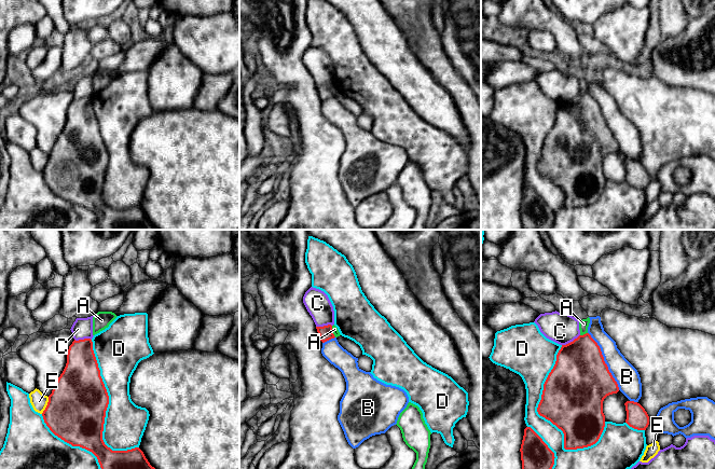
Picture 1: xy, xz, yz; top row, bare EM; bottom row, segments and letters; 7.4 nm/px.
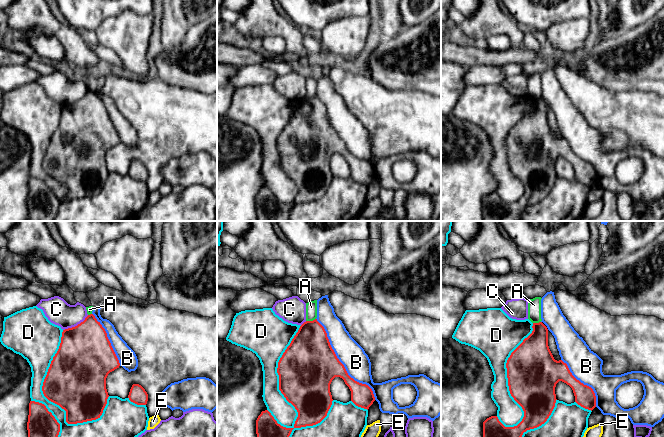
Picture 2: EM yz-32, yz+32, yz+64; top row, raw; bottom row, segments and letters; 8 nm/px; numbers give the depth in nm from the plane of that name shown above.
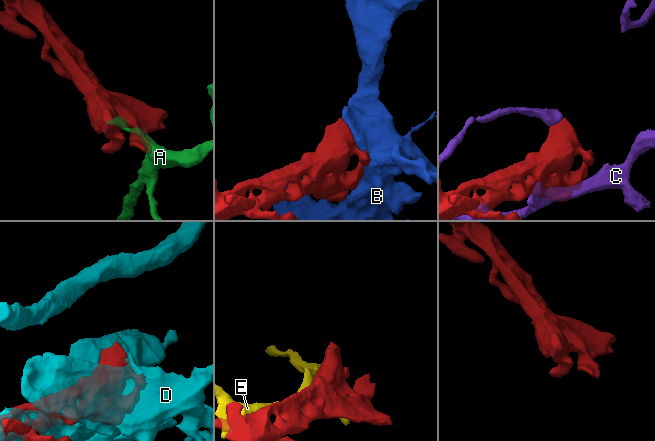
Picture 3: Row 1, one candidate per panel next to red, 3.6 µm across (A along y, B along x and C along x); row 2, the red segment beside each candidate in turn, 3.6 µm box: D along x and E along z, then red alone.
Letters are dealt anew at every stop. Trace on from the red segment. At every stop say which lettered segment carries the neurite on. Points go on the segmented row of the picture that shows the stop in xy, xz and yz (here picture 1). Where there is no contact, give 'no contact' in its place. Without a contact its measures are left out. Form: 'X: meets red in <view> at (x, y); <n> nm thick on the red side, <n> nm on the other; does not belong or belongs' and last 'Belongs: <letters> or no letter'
A: meets red in yz at (583, 334); 360 nm thick on the red side, 70 nm on the other; does not belong
B: meets red in yz at (604, 361); 440 nm thick on the red side, 180 nm on the other; does not belong
C: meets red in yz at (571, 342); 400 nm thick on the red side, 220 nm on the other; does not belong
D: meets red in yz at (537, 409); 420 nm thick on the red side, 190 nm on the other; does not belong
E: meets red in xy at (46, 405); 440 nm thick on the red side, 130 nm on the other; does not belong
Belongs: no letter

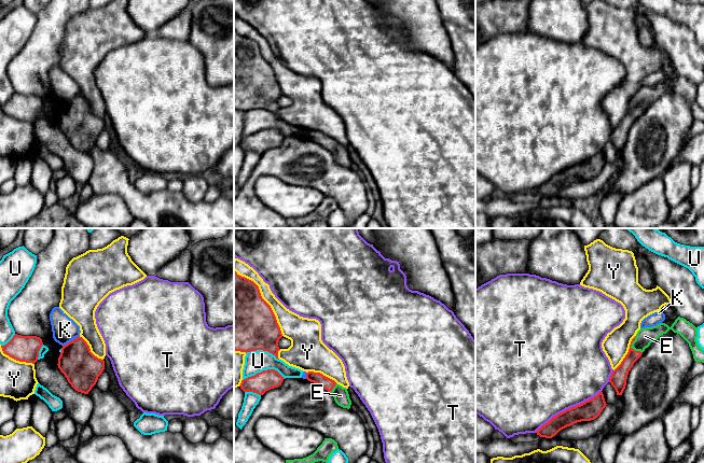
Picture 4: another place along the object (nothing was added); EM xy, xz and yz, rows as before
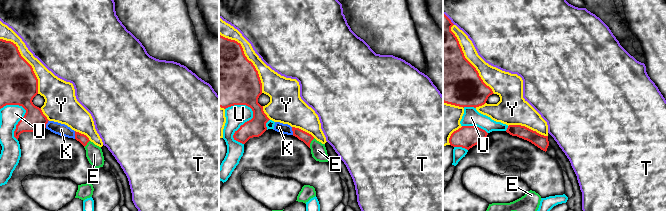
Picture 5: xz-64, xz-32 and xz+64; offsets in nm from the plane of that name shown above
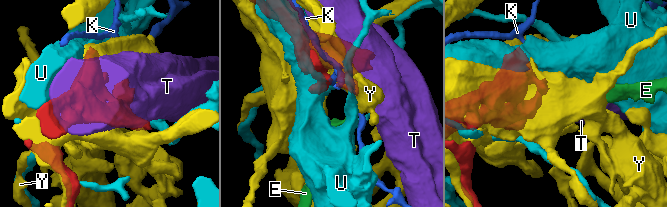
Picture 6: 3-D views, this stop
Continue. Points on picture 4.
E: meets red in yz at (630, 347); 120 nm thick on the red side, 130 nm on the other; belongs
K: meets red in xy at (70, 341); 280 nm thick on the red side, 190 nm on the other; does not belong
T: meets red in yz at (567, 409); 150 nm thick on the red side, 500 nm on the other; does not belong
U: meets red in xz at (263, 370); 150 nm thick on the red side, 160 nm on the other; does not belong
Y: meets red in xz at (263, 299); 500 nm thick on the red side, 160 nm on the other; does not belong
Belongs: E

